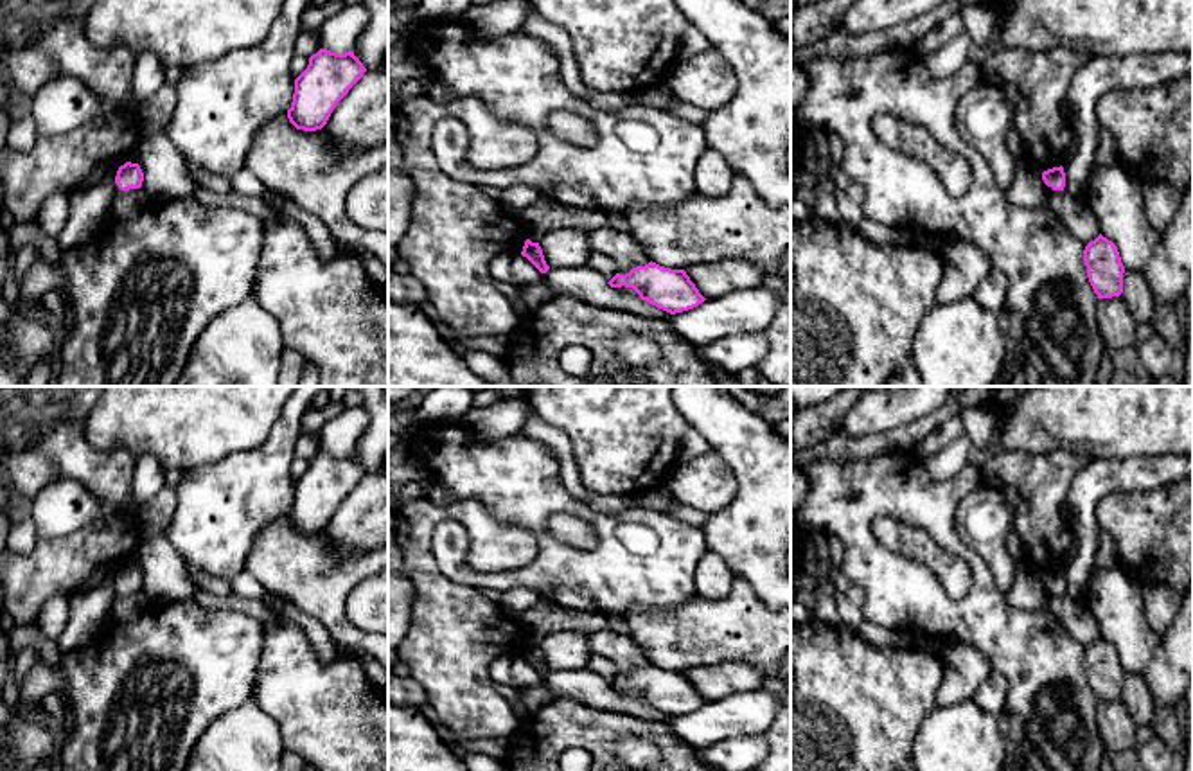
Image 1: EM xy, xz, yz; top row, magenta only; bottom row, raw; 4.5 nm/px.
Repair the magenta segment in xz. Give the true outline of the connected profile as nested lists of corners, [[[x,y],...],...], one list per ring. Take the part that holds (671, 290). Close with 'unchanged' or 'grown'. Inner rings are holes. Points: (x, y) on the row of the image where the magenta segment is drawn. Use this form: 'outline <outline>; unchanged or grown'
outline [[[652,261],[625,275],[616,273],[607,284],[632,288],[641,300],[670,315],[694,309],[706,300],[685,270],[670,270]]]; unchanged

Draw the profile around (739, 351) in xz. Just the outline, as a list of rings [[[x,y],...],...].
[[[733,332],[703,347],[704,361],[735,376],[744,368],[756,367],[769,350],[767,334]]]

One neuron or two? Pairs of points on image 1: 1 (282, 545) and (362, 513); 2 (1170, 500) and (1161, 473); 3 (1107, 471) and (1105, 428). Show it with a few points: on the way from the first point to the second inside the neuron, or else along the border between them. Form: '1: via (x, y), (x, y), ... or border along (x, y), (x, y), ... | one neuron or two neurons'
1: border along (322, 531), (329, 549), (338, 558), (360, 554) | two neurons
2: border along (1174, 480), (1125, 495) | two neurons
3: border along (1148, 455), (1091, 460) | two neurons

